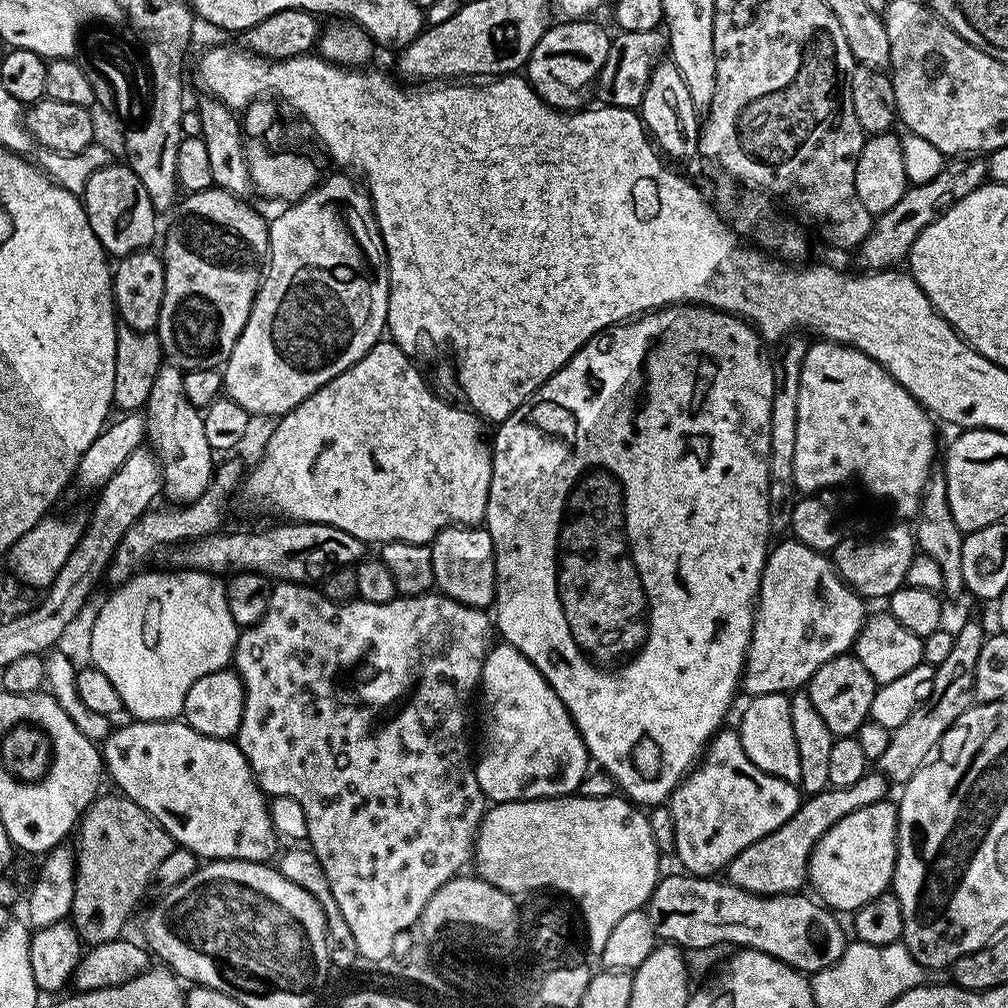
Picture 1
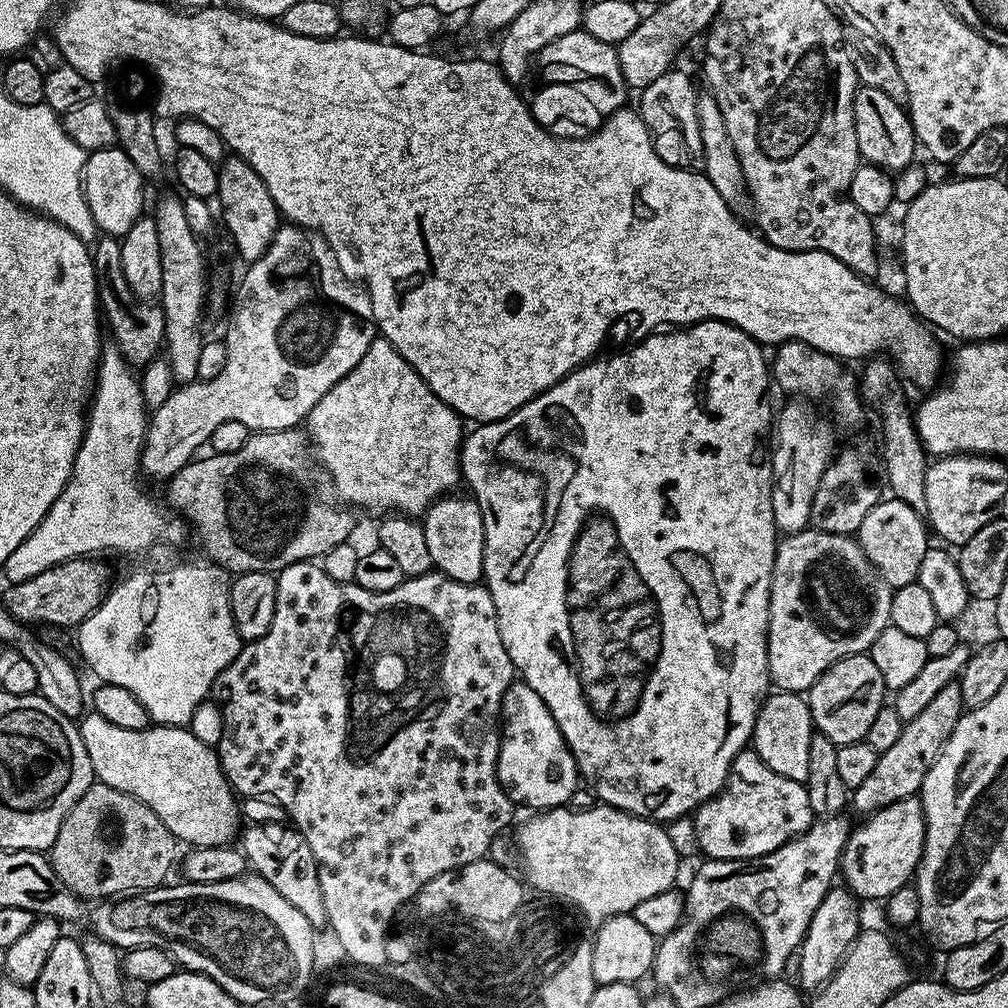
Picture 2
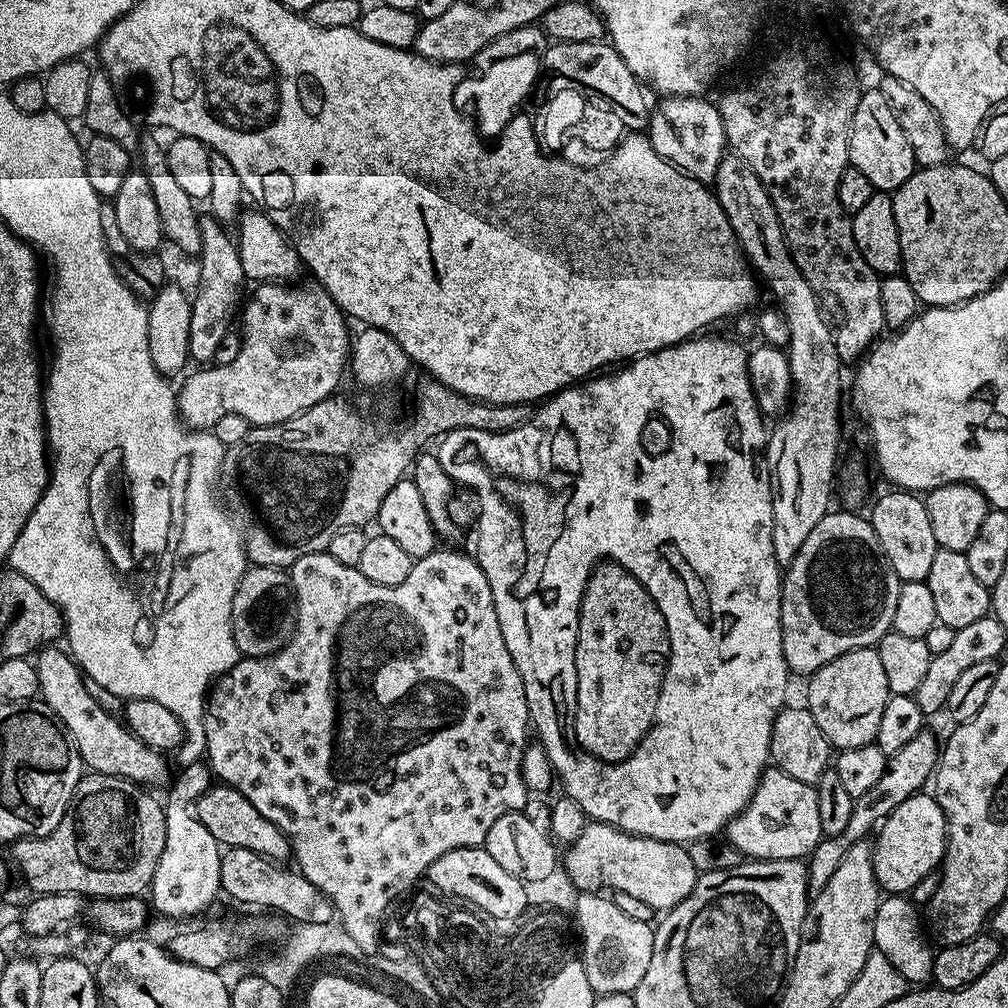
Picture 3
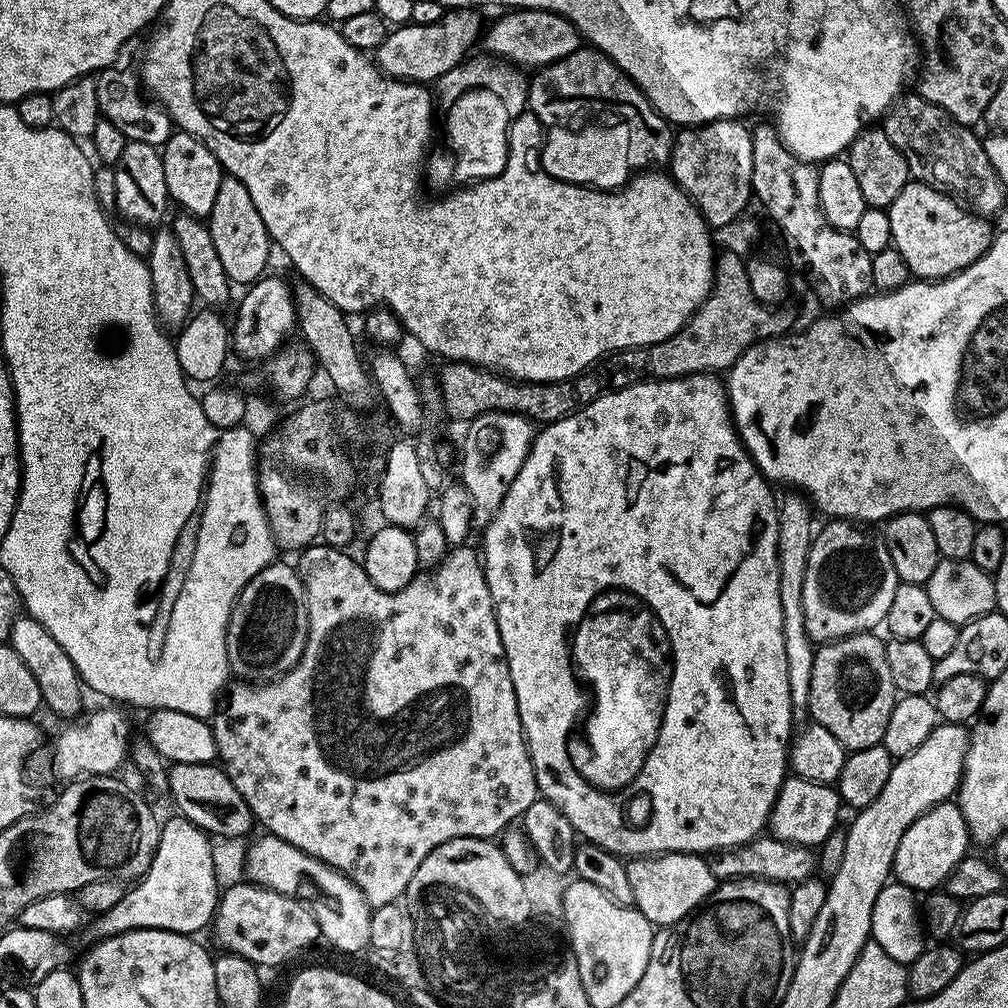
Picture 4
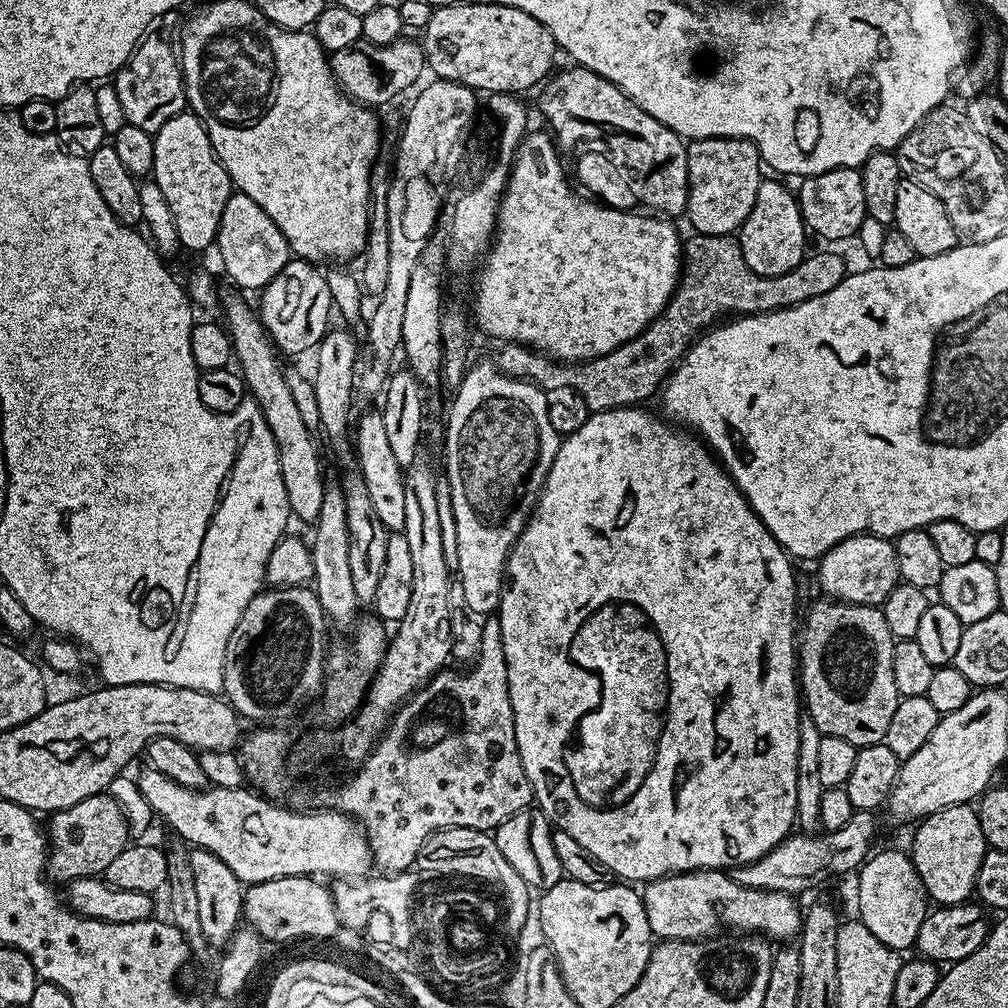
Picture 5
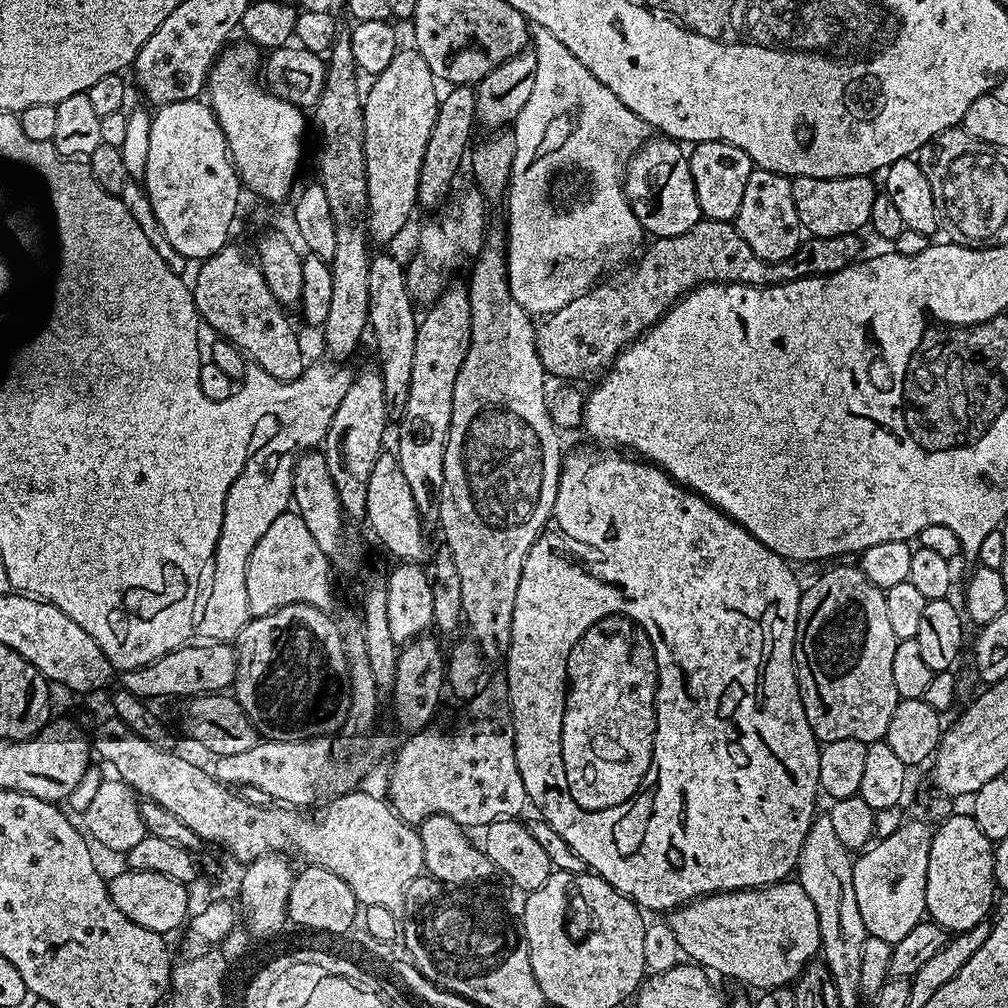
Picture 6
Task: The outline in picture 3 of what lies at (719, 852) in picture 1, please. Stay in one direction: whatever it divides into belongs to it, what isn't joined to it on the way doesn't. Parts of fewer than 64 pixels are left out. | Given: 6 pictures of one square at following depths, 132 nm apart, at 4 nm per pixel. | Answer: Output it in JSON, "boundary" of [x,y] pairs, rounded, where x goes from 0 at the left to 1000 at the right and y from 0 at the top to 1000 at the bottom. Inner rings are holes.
{"boundary":[[[769,760],[759,762],[744,796],[720,822],[722,836],[734,844],[735,850],[747,853],[792,853],[801,850],[816,829],[809,781],[792,776],[792,772],[784,772],[784,768]]]}

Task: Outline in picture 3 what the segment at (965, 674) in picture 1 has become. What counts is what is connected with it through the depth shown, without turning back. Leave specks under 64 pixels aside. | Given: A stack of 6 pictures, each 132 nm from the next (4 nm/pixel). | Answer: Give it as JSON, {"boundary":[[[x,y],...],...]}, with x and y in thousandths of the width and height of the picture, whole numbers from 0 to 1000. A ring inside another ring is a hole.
{"boundary":[[[918,724],[908,729],[903,736],[899,736],[899,740],[891,744],[891,748],[881,751],[881,763],[875,768],[875,772],[871,772],[871,777],[864,784],[859,784],[859,788],[846,793],[843,815],[839,823],[835,823],[835,827],[830,829],[817,829],[801,850],[803,886],[813,885],[815,879],[823,875],[827,863],[831,863],[835,851],[839,851],[839,843],[843,843],[843,839],[860,834],[888,802],[893,802],[895,796],[899,796],[899,792],[914,785],[918,781],[917,777],[920,774],[922,777],[926,773],[933,757],[934,745],[934,735],[932,733],[929,735],[929,730],[924,724]]]}

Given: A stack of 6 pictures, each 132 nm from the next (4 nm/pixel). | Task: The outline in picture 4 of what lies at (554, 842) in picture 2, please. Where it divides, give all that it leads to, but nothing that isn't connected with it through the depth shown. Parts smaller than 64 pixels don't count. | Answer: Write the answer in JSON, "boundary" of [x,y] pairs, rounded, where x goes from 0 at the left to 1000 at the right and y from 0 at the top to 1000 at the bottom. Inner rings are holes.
{"boundary":[[[656,845],[654,849],[633,849],[622,854],[625,883],[629,883],[627,897],[649,919],[666,919],[686,909],[710,882],[711,874],[704,867],[704,859],[697,848],[689,845]]]}

